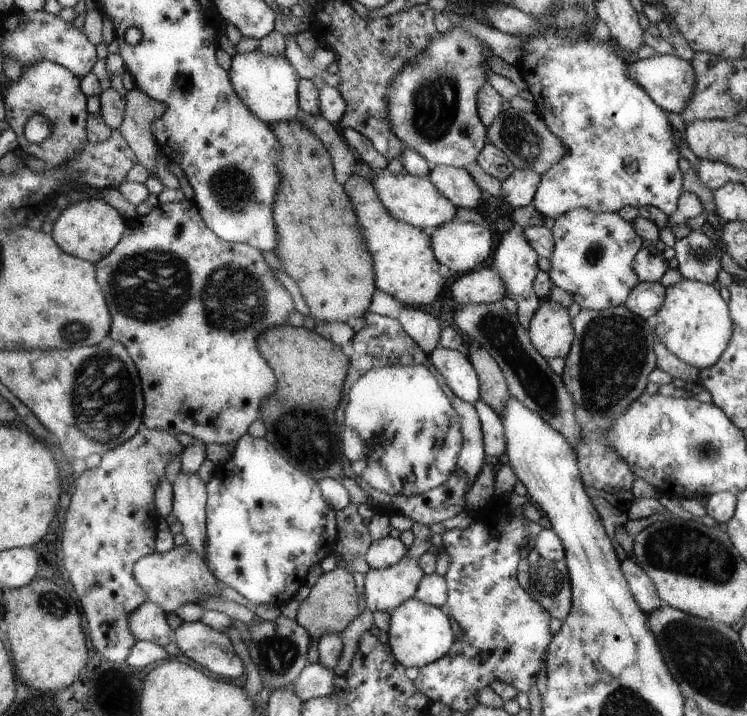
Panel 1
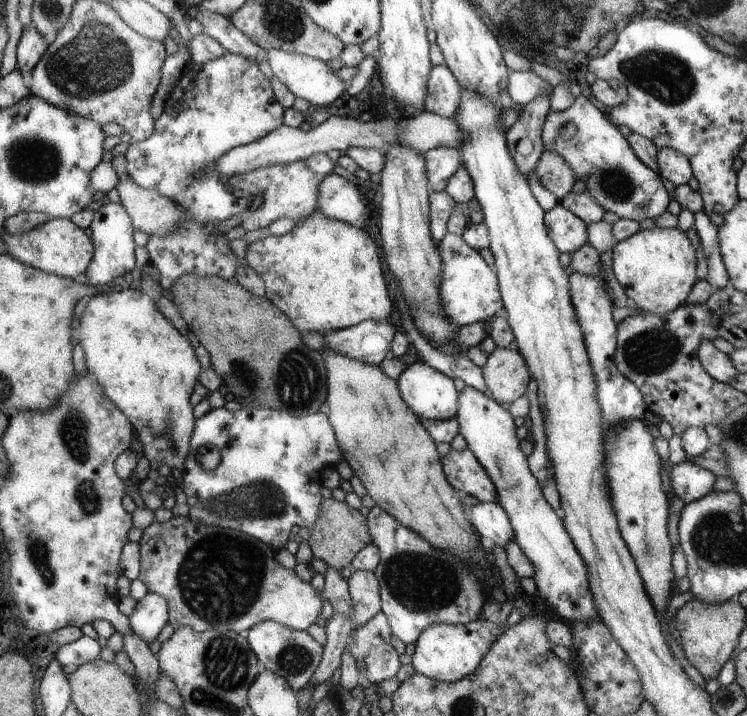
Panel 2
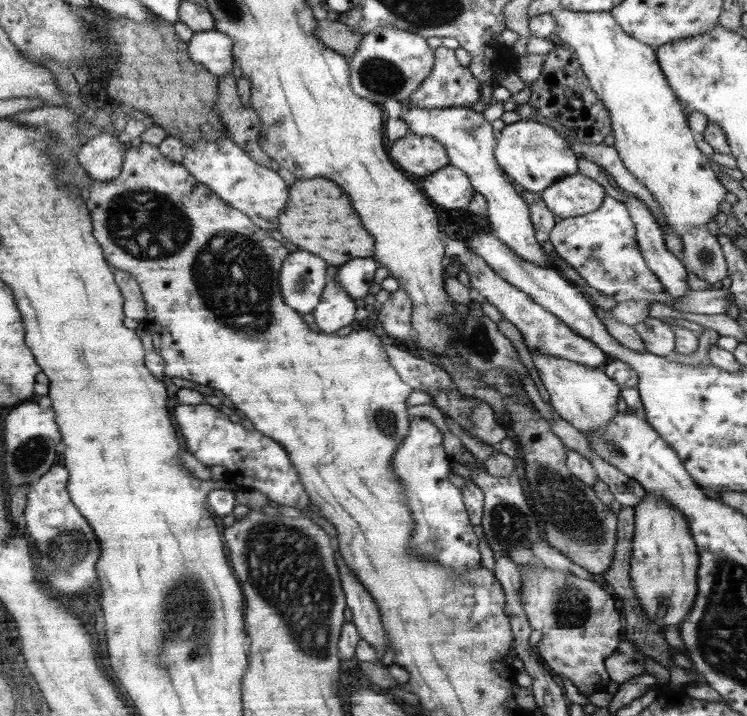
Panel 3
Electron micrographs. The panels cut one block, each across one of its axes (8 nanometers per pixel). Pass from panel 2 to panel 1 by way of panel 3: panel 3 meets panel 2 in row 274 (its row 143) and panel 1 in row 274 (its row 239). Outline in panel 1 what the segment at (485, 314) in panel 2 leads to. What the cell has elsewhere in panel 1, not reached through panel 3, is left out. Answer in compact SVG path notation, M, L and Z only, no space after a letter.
M515 229L504 232L500 239L499 247L496 248L493 264L500 270L500 276L507 282L508 298L512 298L518 306L515 313L522 328L528 330L528 325L532 316L539 310L539 306L544 301L536 296L534 287L534 276L539 276L538 255L528 238L524 236L522 229Z

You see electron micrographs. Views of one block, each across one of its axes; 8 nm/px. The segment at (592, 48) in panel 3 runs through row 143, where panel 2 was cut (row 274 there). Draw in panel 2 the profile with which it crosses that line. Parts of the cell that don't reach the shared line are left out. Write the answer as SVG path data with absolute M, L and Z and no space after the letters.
M654 226L650 230L640 230L628 239L614 244L611 251L614 275L624 289L624 294L628 299L633 300L638 308L646 313L663 316L684 306L686 298L696 283L696 274L694 274L696 272L696 252L694 252L694 246L688 240L686 232L678 230L677 227L662 230L662 228Z

